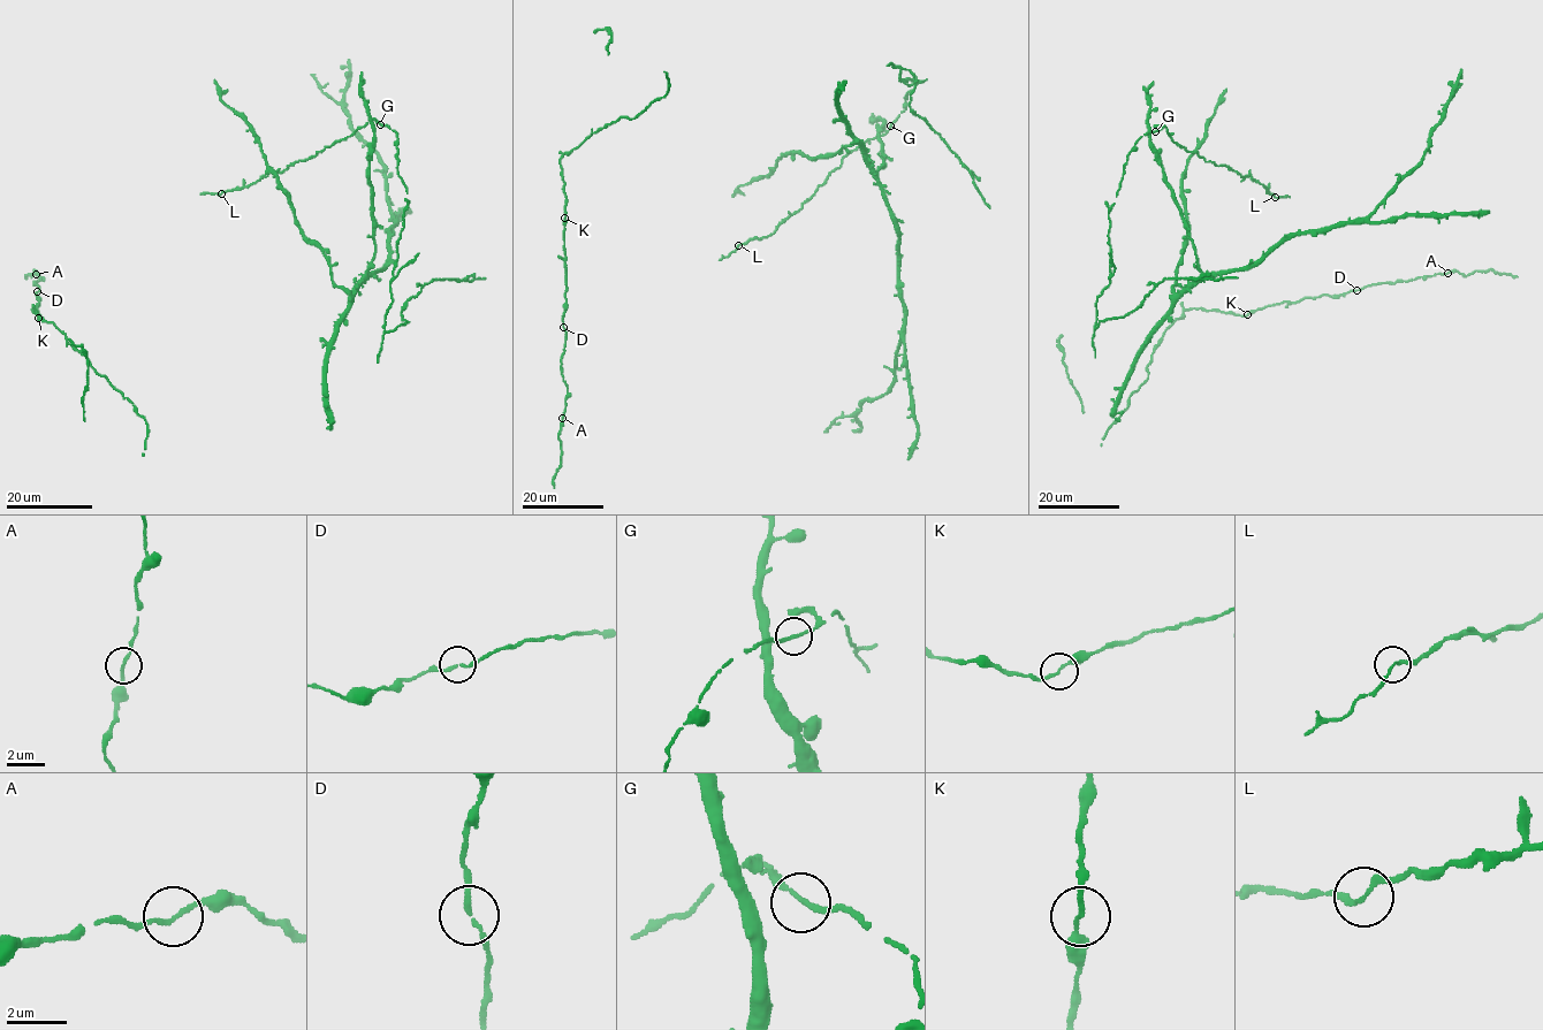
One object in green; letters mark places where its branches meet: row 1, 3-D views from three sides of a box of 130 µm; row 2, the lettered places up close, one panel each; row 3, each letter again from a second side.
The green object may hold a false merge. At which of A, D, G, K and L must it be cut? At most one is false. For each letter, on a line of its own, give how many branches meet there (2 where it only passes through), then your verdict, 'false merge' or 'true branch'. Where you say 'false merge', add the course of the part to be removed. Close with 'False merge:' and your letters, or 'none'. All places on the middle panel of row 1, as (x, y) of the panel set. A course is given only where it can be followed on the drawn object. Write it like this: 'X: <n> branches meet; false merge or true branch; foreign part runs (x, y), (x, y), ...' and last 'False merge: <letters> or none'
A: 2 branches meet; true branch
D: 2 branches meet; true branch
G: 2 branches meet; true branch
K: 2 branches meet; true branch
L: 2 branches meet; true branch
False merge: none

